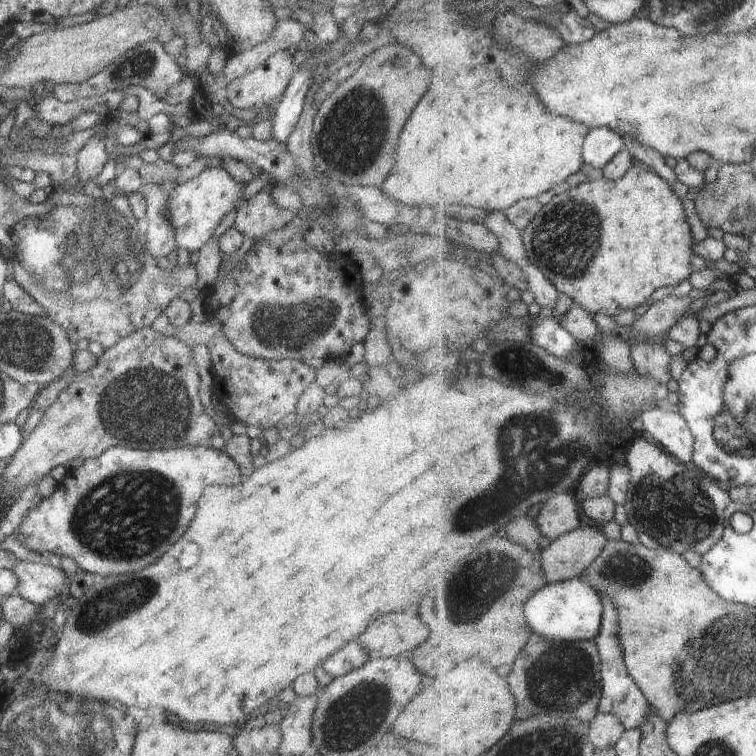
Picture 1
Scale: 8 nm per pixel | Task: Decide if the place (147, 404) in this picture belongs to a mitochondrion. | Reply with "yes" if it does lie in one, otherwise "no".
yes

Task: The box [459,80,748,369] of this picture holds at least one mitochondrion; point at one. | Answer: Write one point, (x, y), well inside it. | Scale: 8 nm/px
(572, 256)

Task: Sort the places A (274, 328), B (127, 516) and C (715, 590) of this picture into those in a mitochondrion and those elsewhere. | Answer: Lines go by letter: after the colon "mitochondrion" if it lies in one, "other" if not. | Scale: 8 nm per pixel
A: mitochondrion
B: mitochondrion
C: other

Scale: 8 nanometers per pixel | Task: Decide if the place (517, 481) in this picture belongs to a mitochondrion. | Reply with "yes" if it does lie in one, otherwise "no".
yes

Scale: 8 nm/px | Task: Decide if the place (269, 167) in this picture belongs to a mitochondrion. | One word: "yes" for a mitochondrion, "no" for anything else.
no

